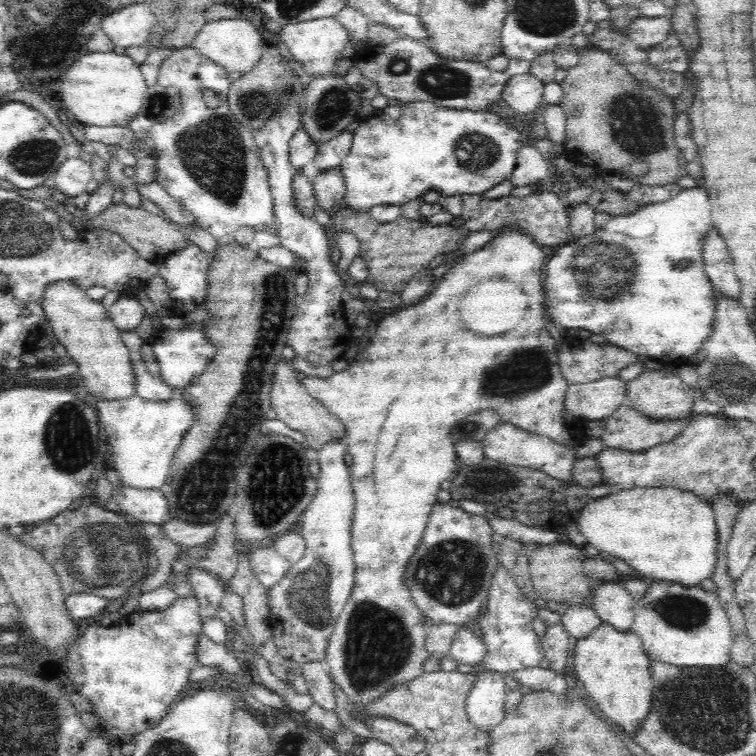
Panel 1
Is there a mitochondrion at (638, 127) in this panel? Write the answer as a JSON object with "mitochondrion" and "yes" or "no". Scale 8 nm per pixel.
{"mitochondrion":"yes"}

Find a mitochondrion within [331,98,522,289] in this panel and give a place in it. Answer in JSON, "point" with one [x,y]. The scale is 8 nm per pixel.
{"point":[475,151]}

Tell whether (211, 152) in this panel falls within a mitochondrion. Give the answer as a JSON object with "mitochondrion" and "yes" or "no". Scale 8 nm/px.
{"mitochondrion":"yes"}

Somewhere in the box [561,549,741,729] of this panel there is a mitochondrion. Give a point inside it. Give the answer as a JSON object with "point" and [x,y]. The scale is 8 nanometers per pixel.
{"point":[682,611]}

